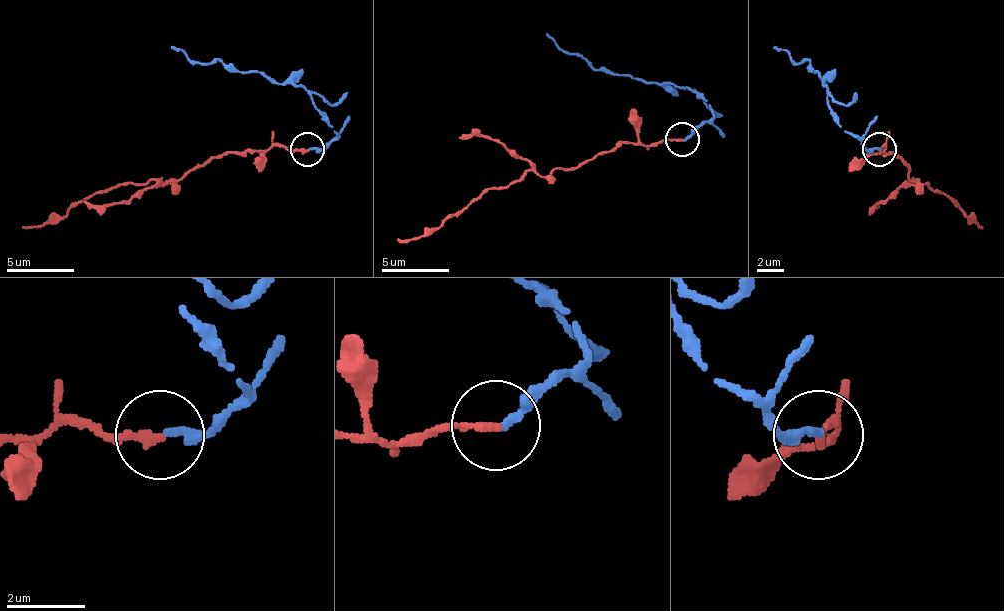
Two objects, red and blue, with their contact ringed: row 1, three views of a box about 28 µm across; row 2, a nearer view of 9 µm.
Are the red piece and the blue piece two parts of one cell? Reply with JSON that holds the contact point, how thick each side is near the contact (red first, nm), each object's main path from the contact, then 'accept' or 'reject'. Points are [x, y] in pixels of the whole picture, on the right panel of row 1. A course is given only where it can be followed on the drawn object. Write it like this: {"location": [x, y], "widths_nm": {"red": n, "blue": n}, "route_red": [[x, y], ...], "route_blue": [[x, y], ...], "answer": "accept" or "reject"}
{"location": [879, 149], "widths_nm": {"red": 240, "blue": 200}, "route_red": [[880, 149], [894, 152], [907, 165], [907, 176], [917, 179], [911, 179], [927, 182], [982, 226]], "route_blue": [[880, 149], [866, 149], [850, 135], [826, 98], [816, 71], [806, 60], [795, 64], [785, 50], [772, 47]], "answer": "reject"}

